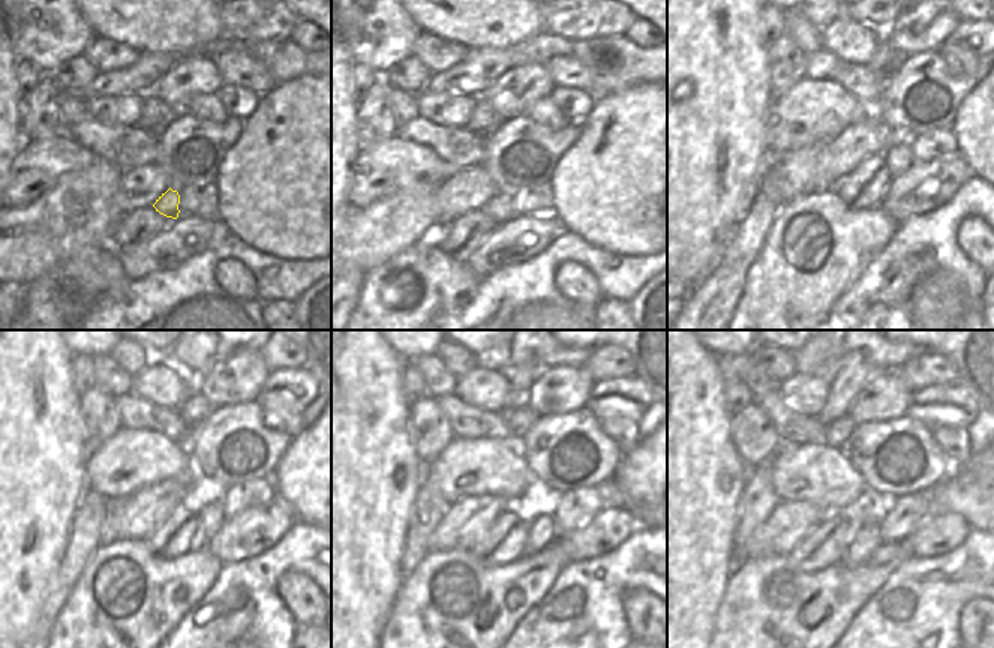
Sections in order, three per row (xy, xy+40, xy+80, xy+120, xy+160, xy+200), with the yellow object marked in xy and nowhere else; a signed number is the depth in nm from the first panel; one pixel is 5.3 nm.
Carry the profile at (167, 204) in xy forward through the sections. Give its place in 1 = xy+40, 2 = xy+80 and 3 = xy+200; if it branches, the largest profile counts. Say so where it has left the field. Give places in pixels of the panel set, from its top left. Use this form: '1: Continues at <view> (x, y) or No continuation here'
1: Continues at xy+40 (499, 207)
2: Continues at xy+80 (834, 207)
3: Continues at xy+200 (867, 540).

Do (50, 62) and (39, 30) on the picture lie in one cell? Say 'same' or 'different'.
same

